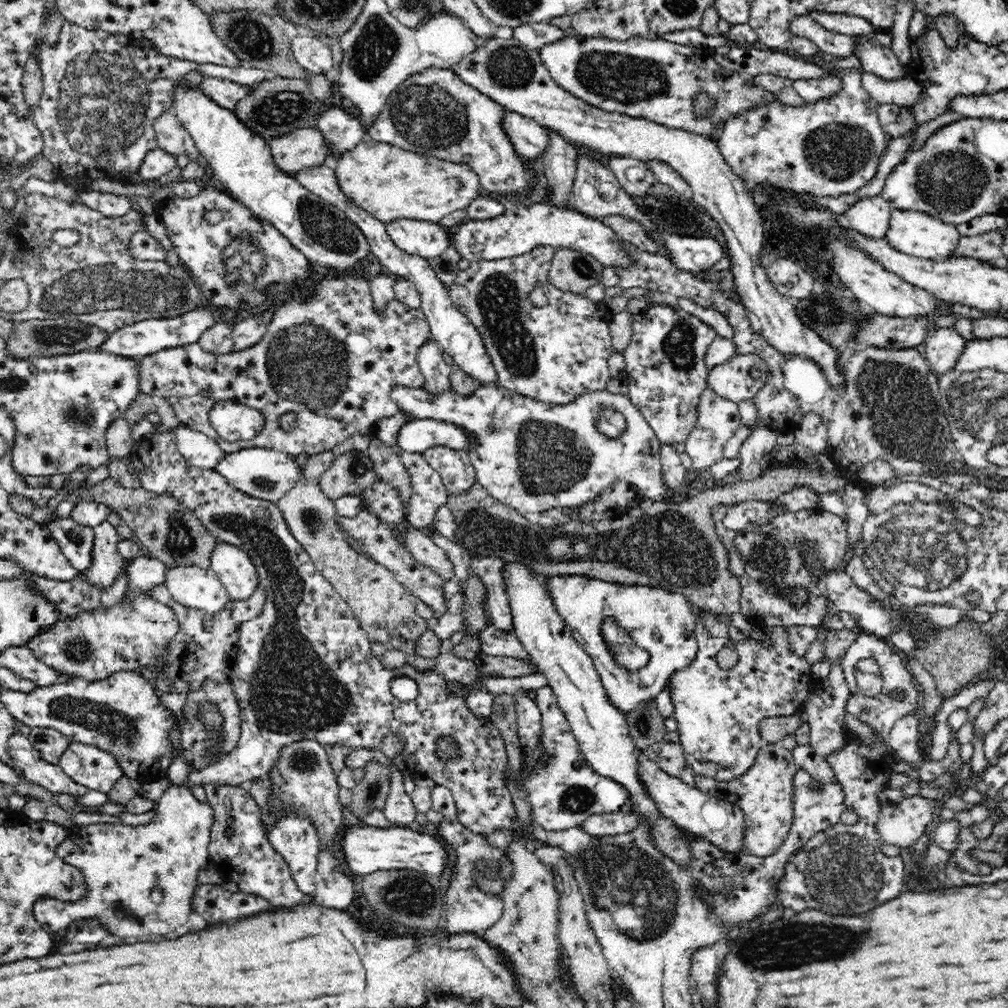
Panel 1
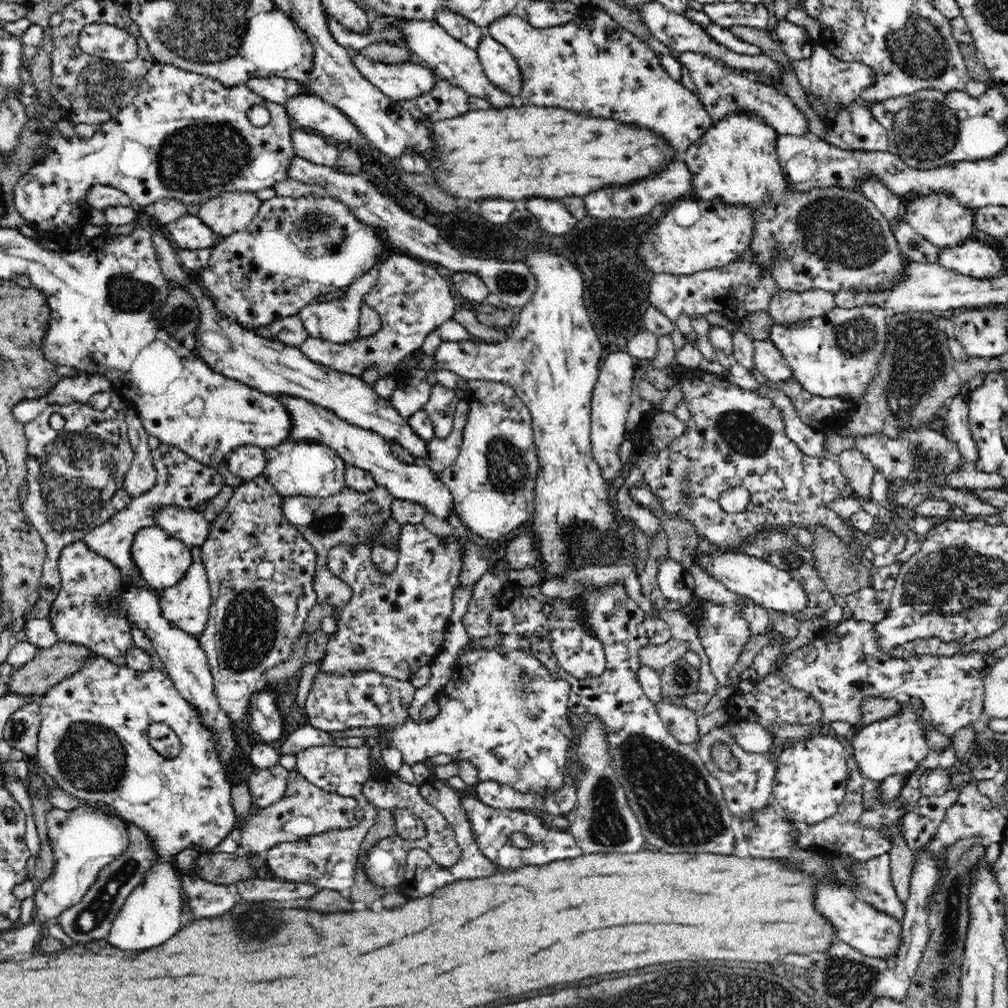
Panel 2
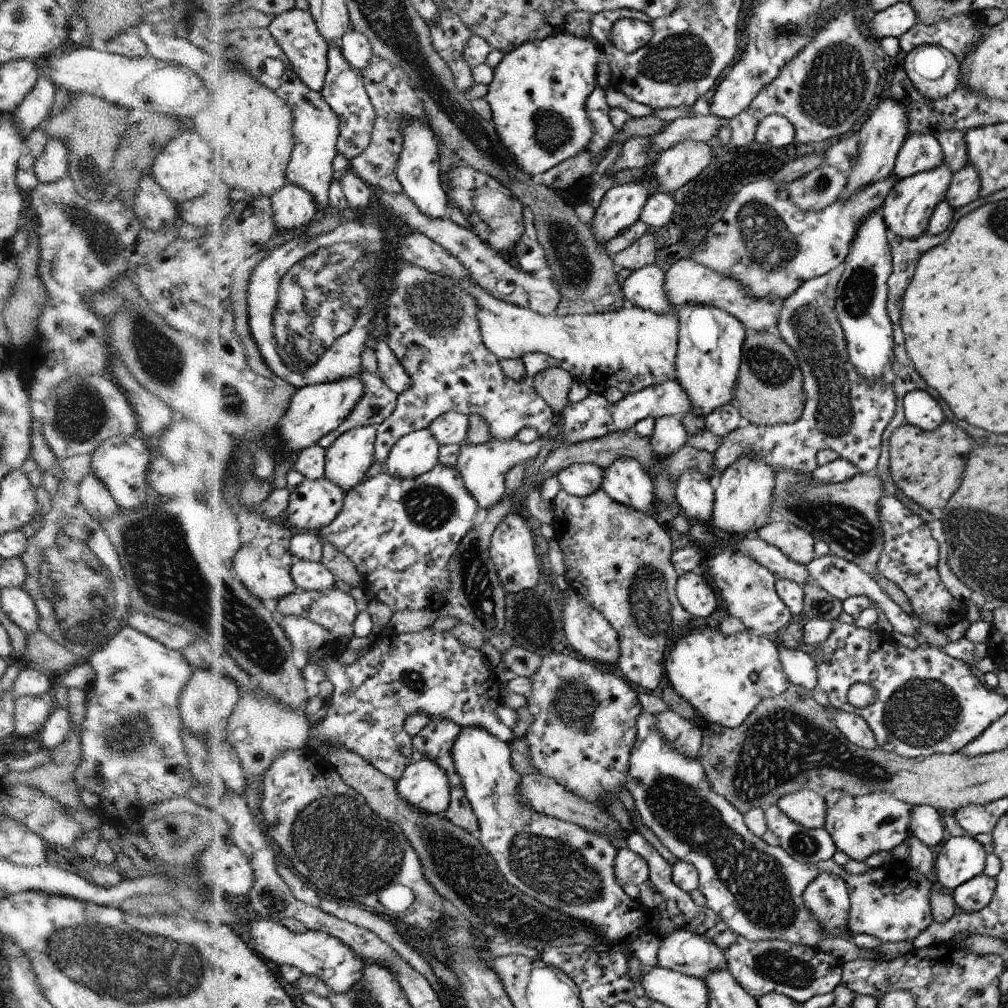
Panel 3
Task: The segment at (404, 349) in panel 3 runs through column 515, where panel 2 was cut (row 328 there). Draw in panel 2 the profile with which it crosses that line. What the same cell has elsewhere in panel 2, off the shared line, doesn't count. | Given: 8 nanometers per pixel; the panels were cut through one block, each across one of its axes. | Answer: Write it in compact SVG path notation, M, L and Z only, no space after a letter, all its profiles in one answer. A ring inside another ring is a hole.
M391 255L389 258L383 258L377 266L379 277L377 283L368 294L363 296L364 303L370 305L380 316L382 326L372 335L367 337L358 337L344 344L333 343L319 338L308 337L299 349L308 356L310 360L332 368L333 370L350 374L356 377L361 375L367 369L376 369L380 377L392 375L408 356L422 348L426 338L446 322L453 318L454 297L450 293L448 281L444 279L437 271L428 265L424 265L423 260L410 257L409 255Z

